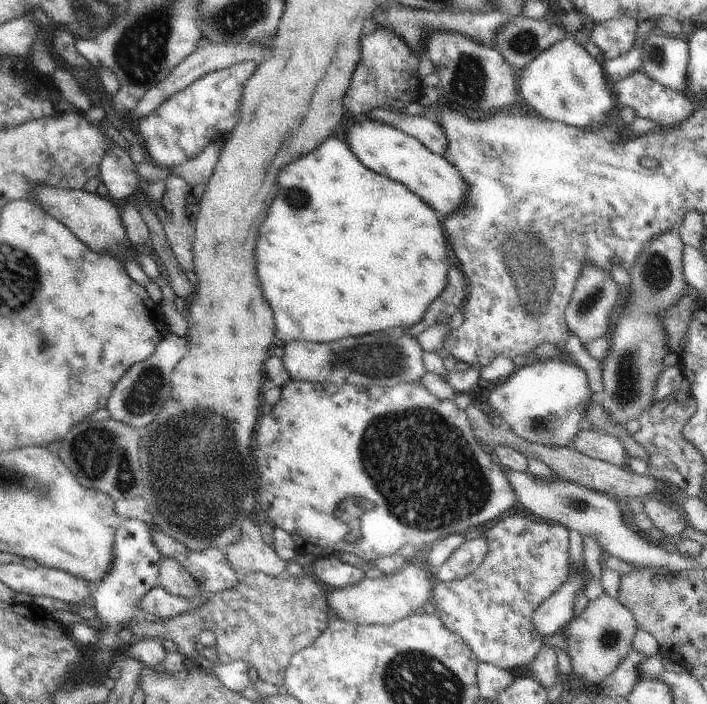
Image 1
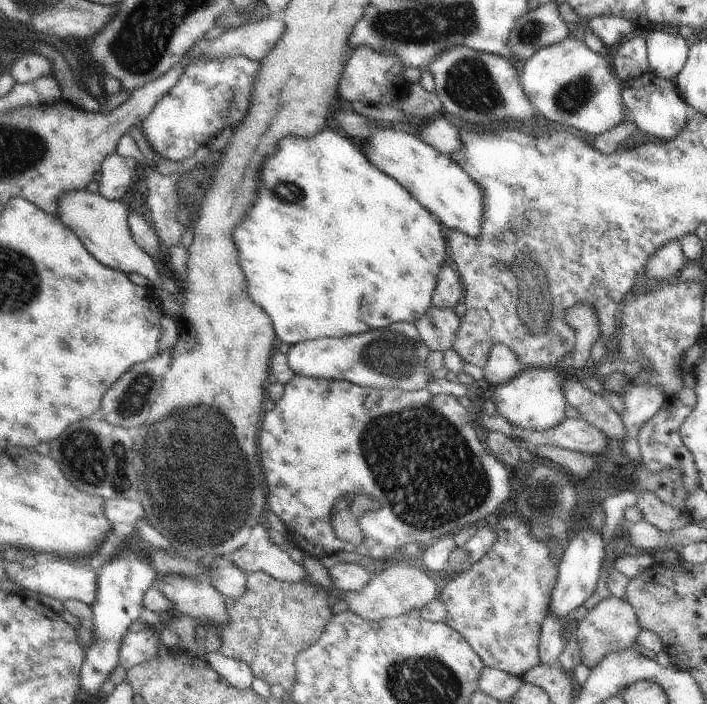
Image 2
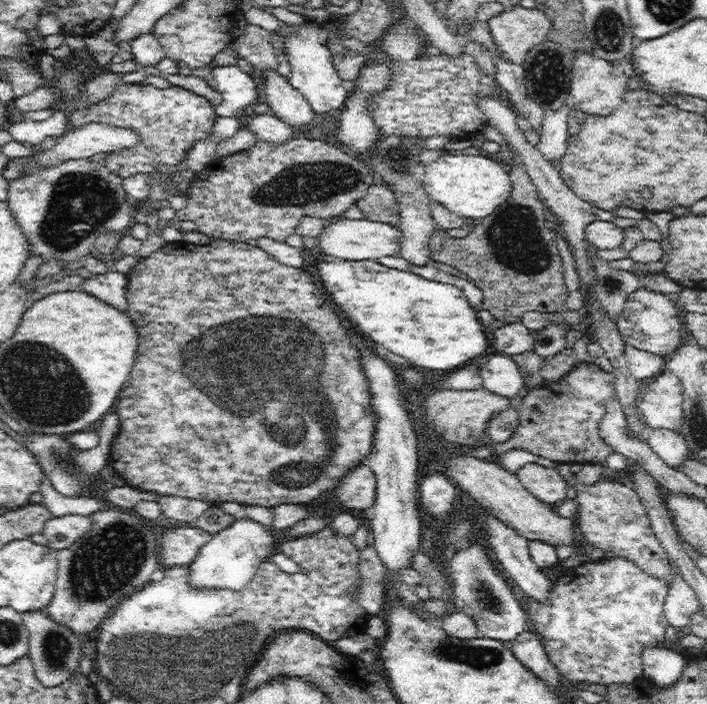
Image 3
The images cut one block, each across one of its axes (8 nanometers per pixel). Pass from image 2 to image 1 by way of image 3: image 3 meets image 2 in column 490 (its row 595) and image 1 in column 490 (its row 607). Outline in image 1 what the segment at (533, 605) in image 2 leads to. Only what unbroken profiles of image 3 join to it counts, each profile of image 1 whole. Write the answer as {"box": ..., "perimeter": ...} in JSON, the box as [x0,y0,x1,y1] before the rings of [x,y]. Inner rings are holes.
{"box":[431,515,569,671],"perimeter":[[[531,515],[500,518],[485,532],[488,552],[474,572],[464,576],[462,580],[433,581],[431,598],[434,599],[435,614],[450,632],[458,634],[466,642],[480,663],[494,664],[508,671],[518,670],[522,666],[530,667],[543,643],[543,636],[532,626],[532,616],[536,608],[554,592],[558,592],[568,580],[569,534],[565,526],[538,520]]]}

